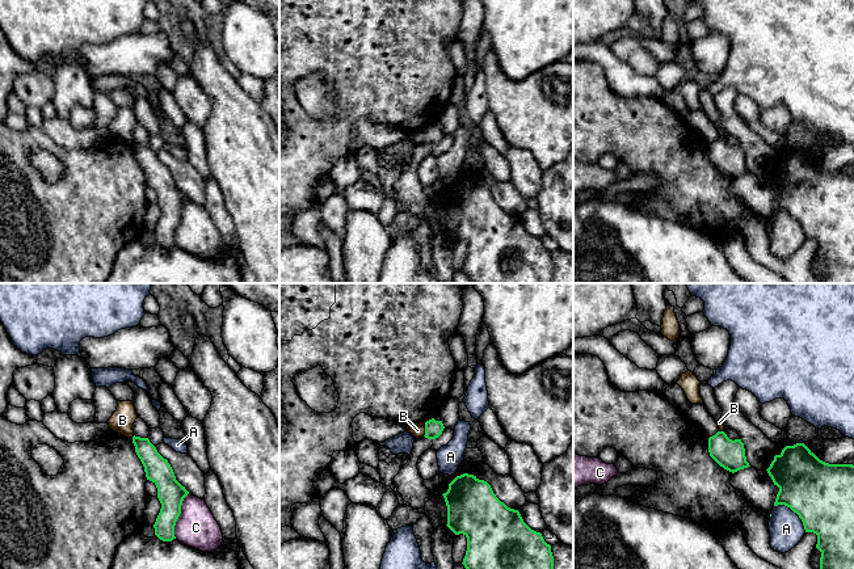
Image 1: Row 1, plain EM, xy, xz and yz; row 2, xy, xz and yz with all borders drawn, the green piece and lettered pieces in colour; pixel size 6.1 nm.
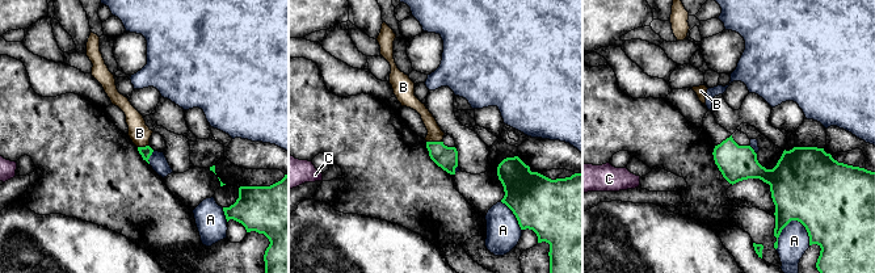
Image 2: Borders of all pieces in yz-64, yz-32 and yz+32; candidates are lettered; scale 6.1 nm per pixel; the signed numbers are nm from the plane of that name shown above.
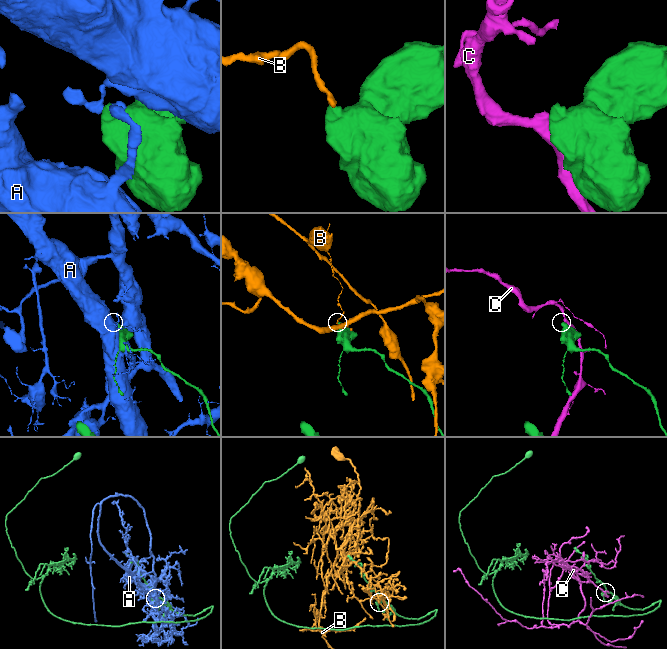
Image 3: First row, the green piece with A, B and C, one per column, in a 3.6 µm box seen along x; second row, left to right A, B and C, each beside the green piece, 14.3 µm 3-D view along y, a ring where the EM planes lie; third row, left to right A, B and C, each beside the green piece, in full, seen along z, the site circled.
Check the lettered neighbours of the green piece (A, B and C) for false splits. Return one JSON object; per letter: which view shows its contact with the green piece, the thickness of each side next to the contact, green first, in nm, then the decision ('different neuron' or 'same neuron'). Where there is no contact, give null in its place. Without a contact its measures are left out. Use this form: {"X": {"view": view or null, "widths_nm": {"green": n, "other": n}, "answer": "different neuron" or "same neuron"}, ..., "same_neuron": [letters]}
{"A": {"view": "yz", "widths_nm": {"green": 380, "other": 220}, "answer": "different neuron"}, "B": {"view": "xz", "widths_nm": {"green": 110, "other": 90}, "answer": "different neuron"}, "C": {"view": "xy", "widths_nm": {"green": 170, "other": 240}, "answer": "different neuron"}, "same_neuron": []}

